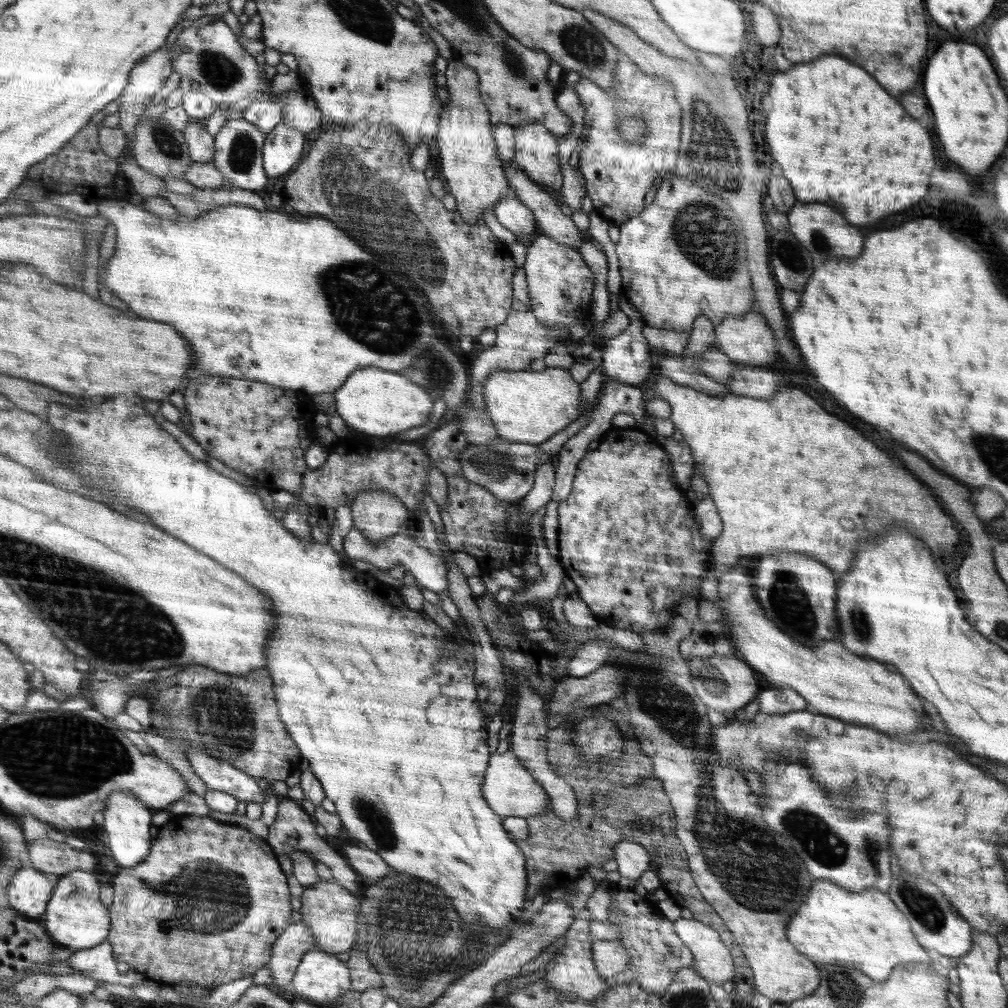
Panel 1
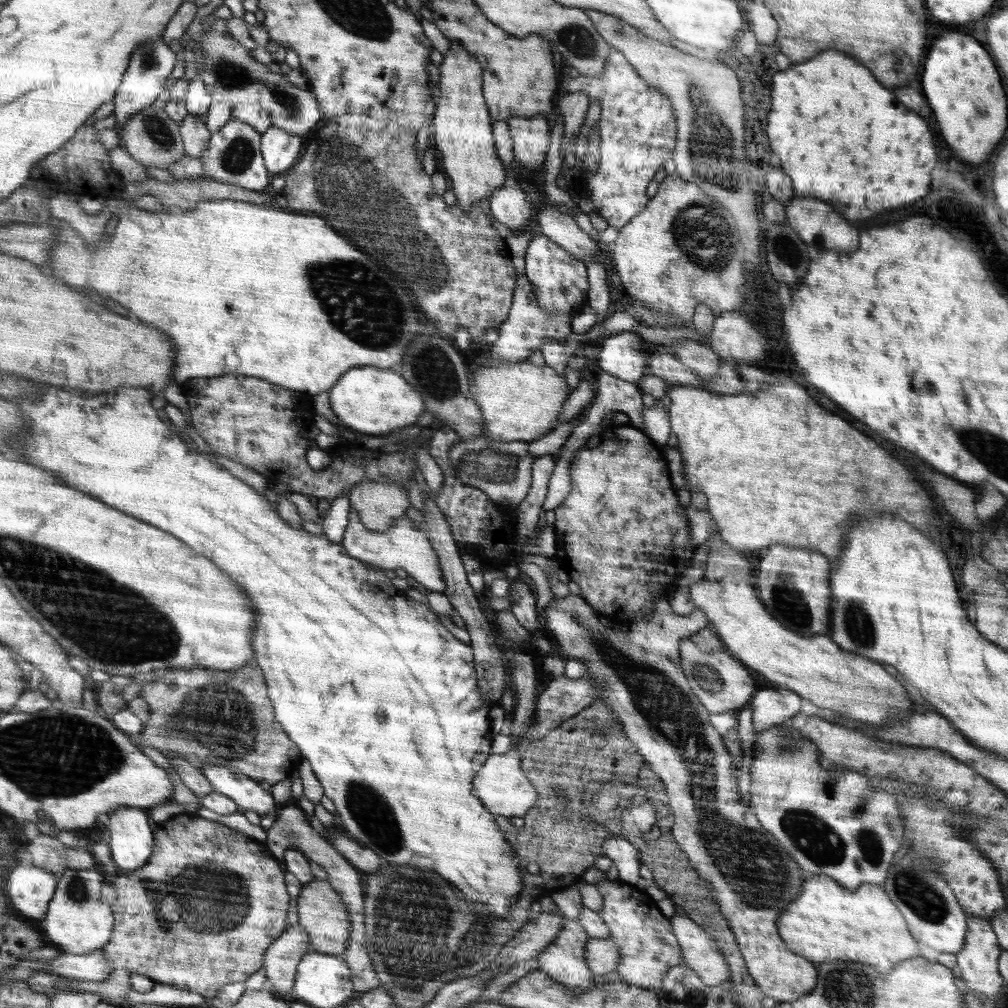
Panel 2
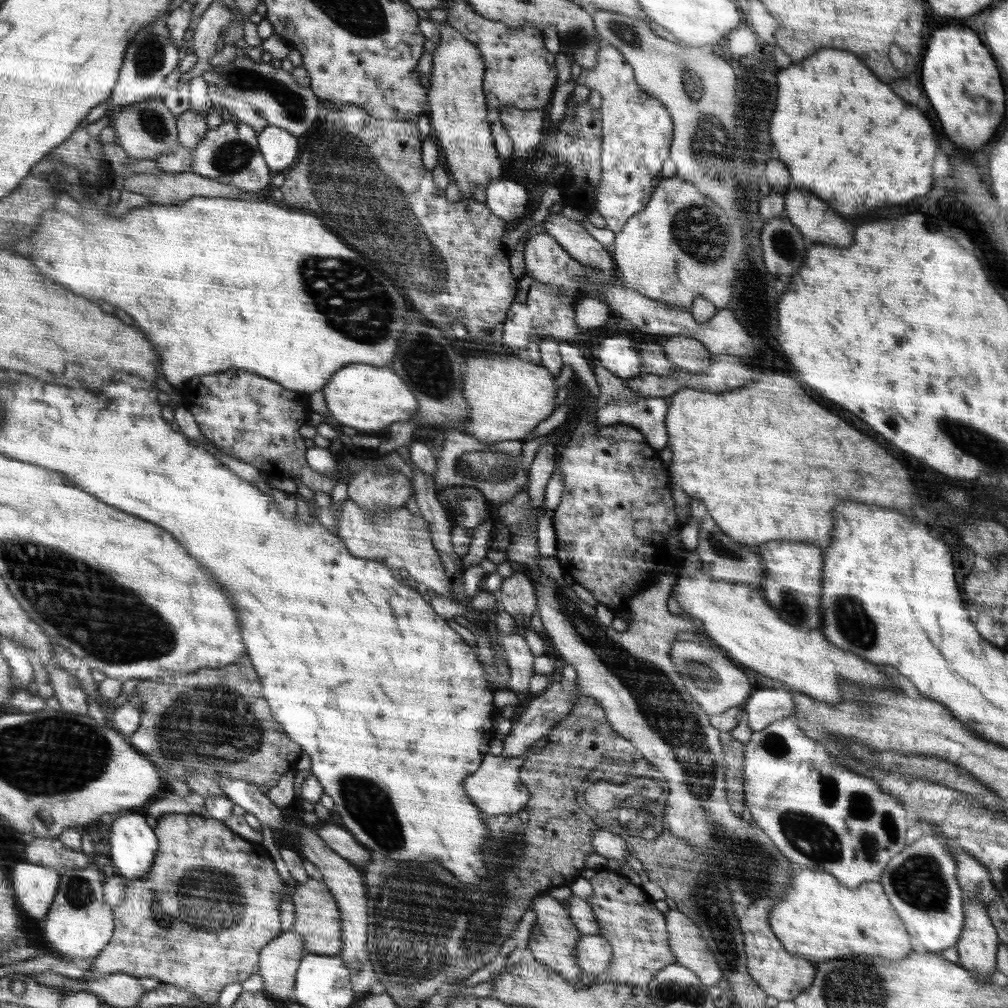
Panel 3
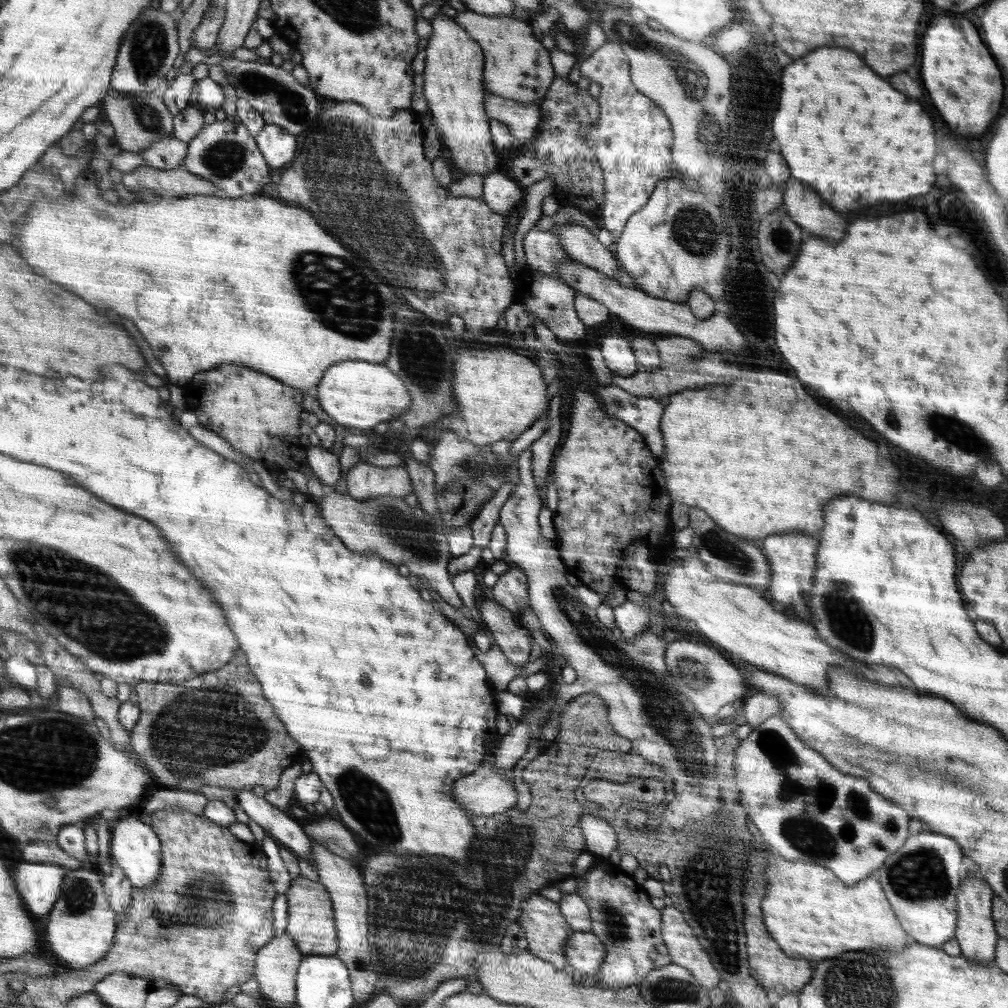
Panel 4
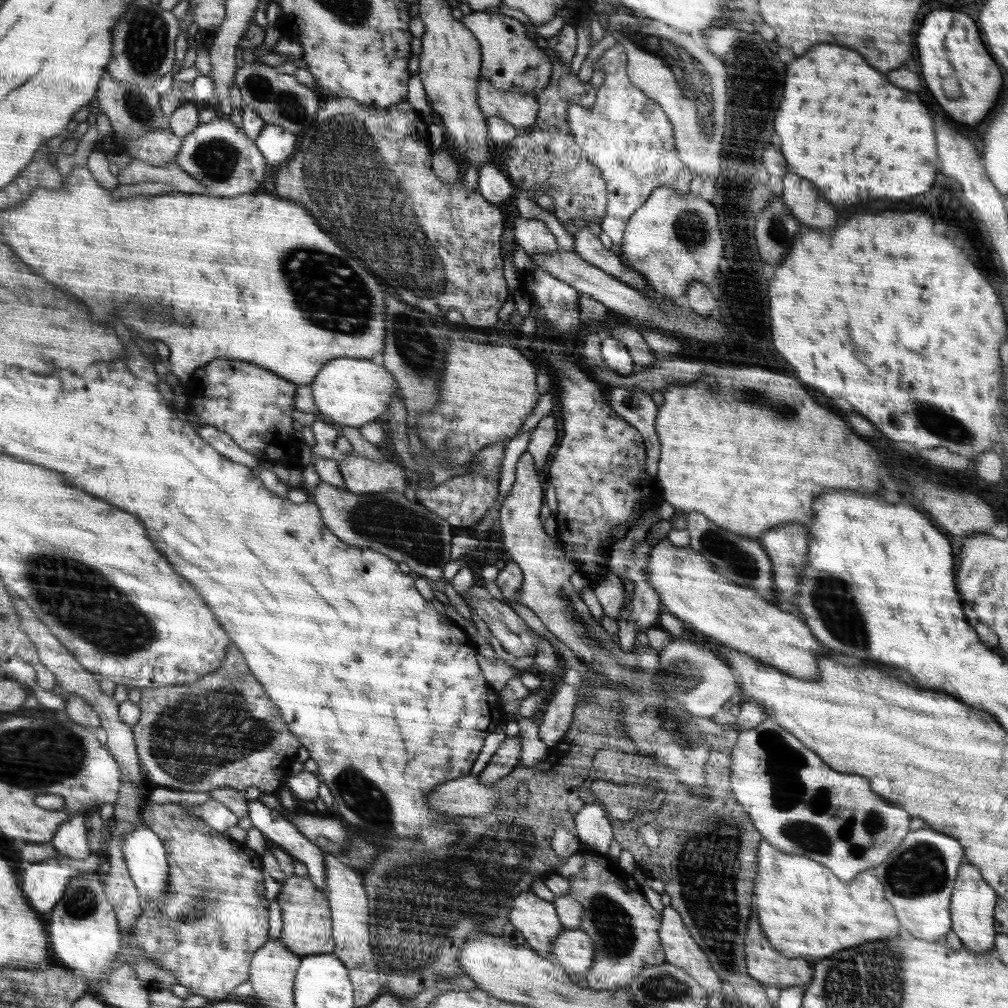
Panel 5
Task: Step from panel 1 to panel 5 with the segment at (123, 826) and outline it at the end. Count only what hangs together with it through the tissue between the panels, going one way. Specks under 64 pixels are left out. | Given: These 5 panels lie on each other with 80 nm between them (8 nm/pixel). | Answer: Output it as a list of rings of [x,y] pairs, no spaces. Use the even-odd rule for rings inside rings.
[[[146,825],[133,828],[121,846],[127,868],[141,898],[154,900],[167,891],[169,864],[166,849],[158,835]]]

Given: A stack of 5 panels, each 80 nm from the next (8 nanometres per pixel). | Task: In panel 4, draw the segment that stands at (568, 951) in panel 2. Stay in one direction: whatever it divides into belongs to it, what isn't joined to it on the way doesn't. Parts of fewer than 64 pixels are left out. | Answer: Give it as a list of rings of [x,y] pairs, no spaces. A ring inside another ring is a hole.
[[[541,894],[530,895],[526,900],[522,901],[518,923],[524,929],[526,940],[529,942],[528,951],[555,965],[558,969],[570,970],[563,948],[567,946],[567,939],[571,938],[574,931],[571,924],[568,924],[561,908],[558,908],[557,902],[542,898]]]

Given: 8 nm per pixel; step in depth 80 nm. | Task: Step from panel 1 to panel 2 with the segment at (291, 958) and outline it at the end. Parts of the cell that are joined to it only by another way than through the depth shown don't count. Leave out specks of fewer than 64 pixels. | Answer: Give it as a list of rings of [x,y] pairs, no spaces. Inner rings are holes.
[[[300,925],[288,927],[264,953],[263,968],[266,971],[267,989],[285,997],[294,991],[299,963],[310,951],[311,941]]]

